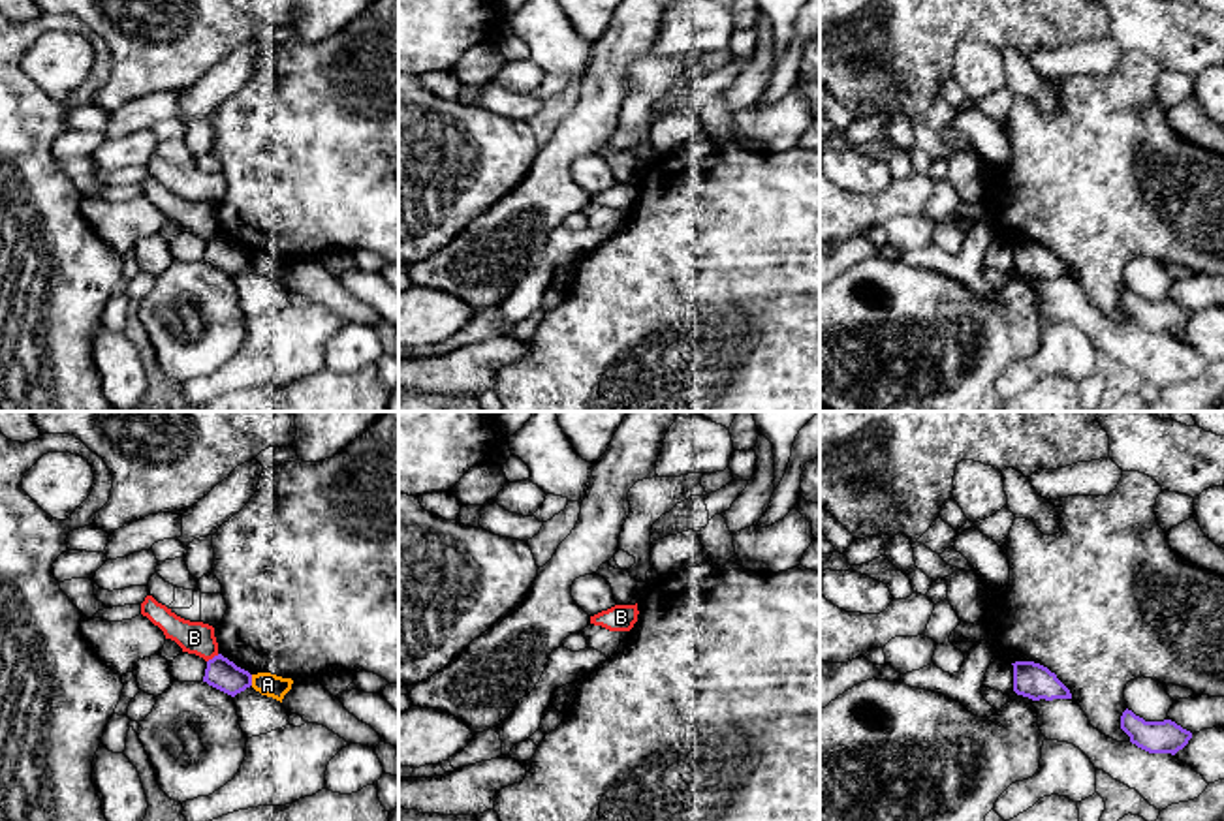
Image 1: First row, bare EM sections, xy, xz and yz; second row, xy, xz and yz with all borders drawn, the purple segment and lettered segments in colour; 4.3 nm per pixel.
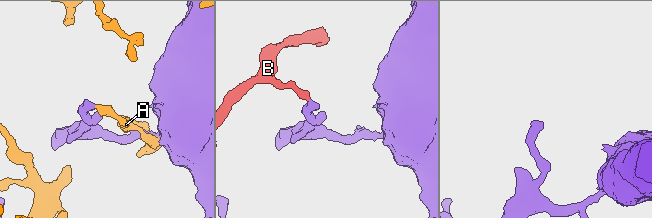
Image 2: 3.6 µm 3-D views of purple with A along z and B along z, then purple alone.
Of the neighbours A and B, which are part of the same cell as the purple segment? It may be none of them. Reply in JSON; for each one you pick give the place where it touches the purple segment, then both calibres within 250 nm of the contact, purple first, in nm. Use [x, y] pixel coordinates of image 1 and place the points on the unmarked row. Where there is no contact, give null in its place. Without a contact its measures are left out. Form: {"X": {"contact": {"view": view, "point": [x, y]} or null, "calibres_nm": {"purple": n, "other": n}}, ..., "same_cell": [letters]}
{"same_cell": []}

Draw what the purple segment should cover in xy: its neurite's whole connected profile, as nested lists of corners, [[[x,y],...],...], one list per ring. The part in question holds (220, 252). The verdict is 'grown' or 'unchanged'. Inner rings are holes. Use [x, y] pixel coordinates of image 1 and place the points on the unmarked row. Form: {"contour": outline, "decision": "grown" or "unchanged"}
{"contour": [[[218,233],[207,240],[203,261],[235,276],[252,265],[252,254]]], "decision": "unchanged"}

